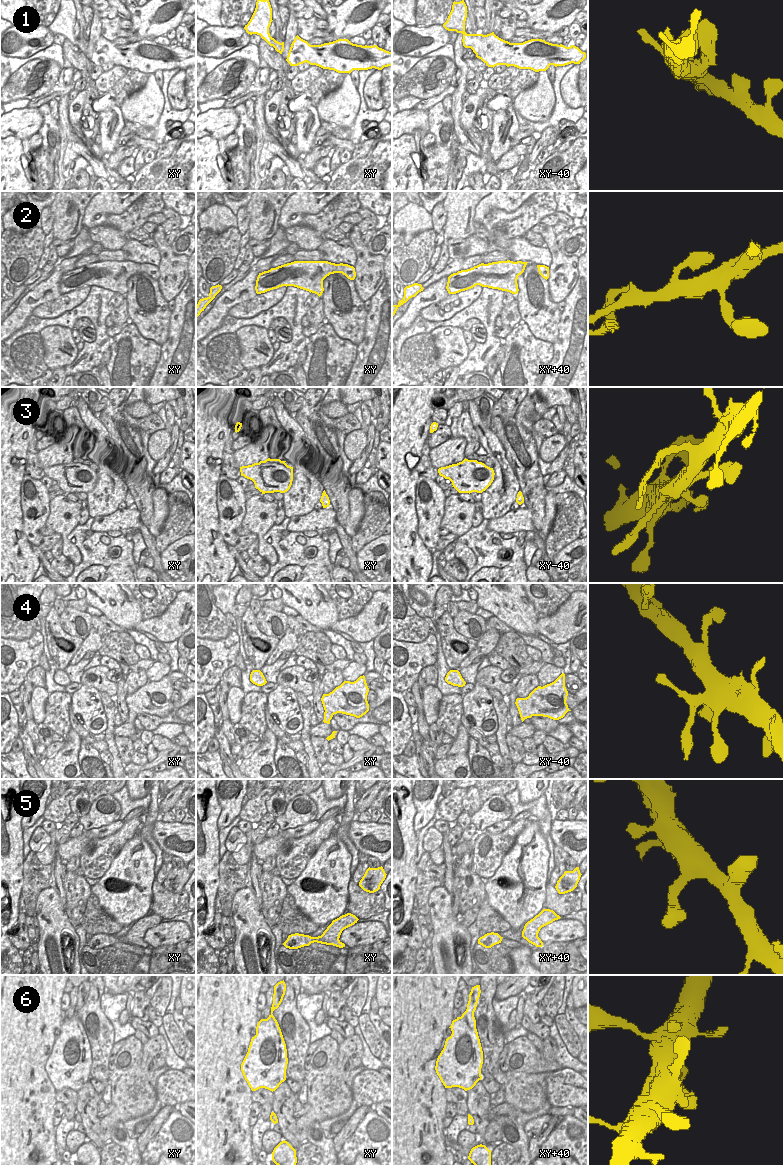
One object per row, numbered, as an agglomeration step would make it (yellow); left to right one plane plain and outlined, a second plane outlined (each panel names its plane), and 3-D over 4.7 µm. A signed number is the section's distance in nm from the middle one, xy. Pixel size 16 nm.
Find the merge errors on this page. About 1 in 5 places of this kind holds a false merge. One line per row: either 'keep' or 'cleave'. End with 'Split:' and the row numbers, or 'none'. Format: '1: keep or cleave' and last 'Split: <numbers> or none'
1: keep
2: keep
3: cleave
4: keep
5: keep
6: keep
Split: 3

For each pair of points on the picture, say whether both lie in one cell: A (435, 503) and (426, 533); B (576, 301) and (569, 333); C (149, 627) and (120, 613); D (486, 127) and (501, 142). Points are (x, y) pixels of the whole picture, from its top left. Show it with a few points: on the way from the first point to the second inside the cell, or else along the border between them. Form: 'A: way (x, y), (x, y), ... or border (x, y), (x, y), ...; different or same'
A: way (430, 510), (428, 526); same
B: way (575, 309), (572, 325); same
C: border (142, 619), (133, 629); different
D: border (494, 112), (490, 133); different

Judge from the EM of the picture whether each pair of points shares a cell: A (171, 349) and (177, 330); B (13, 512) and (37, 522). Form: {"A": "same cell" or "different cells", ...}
{"A": "same cell", "B": "different cells"}

